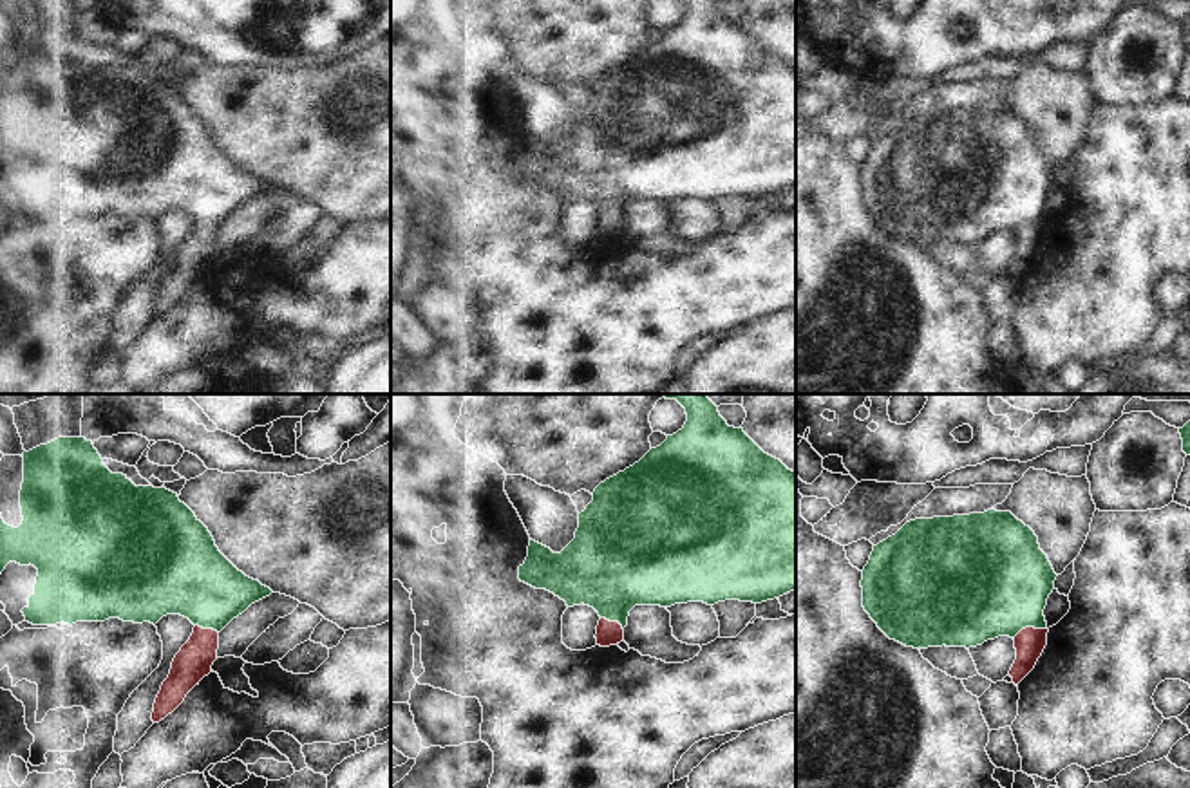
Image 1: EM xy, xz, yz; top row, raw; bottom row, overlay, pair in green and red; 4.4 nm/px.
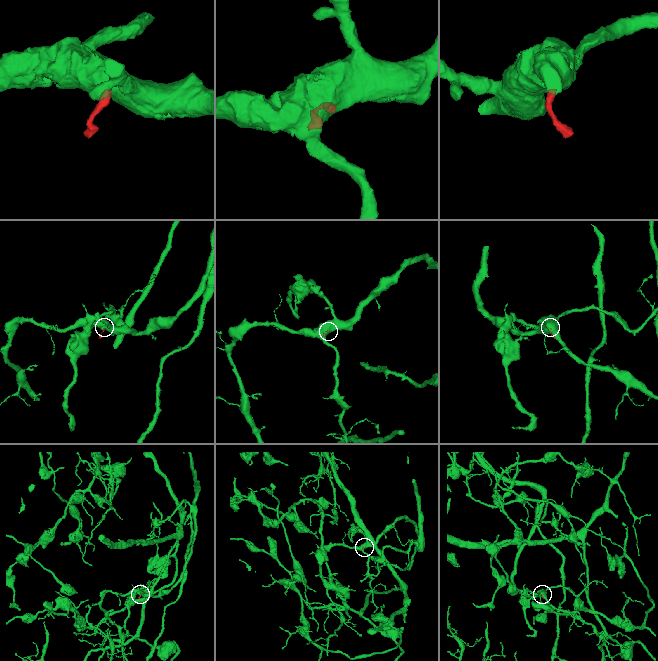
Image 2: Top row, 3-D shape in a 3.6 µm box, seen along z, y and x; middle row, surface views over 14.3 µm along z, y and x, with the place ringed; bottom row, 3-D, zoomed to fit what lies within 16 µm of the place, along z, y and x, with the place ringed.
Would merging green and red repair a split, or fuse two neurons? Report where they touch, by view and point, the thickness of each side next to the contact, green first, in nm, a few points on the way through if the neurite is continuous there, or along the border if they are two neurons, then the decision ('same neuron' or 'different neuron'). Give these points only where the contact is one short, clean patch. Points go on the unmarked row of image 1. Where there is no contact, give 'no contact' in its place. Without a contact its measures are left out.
contact yz (1029, 221); calibres 480 and 140 nm; way yz (993, 178), (1029, 221), (1029, 239); same neuron

